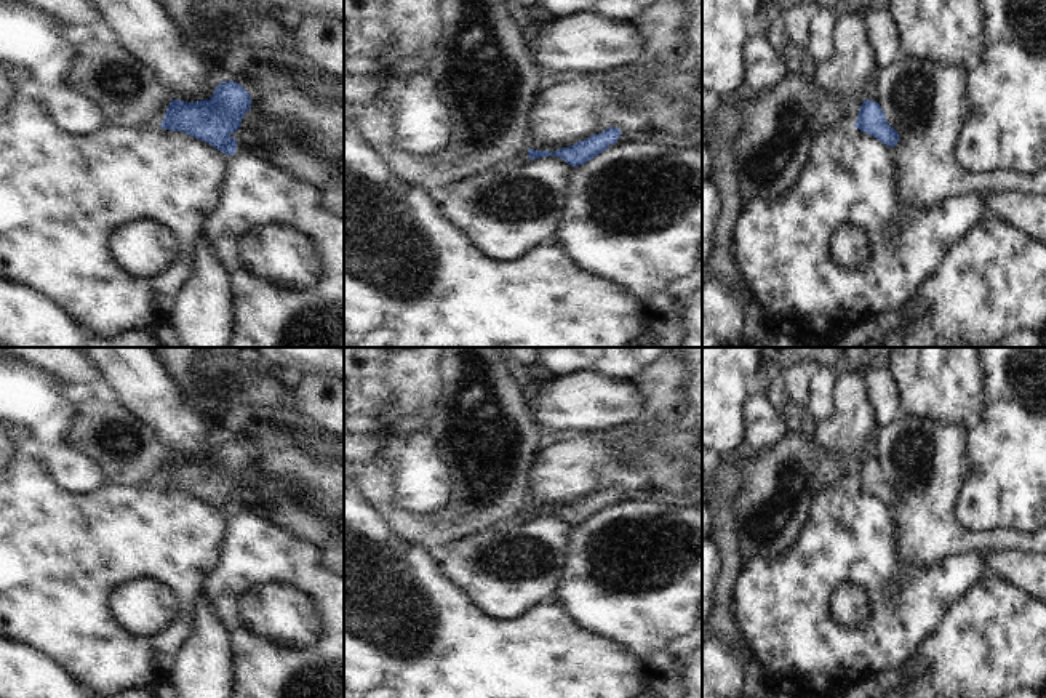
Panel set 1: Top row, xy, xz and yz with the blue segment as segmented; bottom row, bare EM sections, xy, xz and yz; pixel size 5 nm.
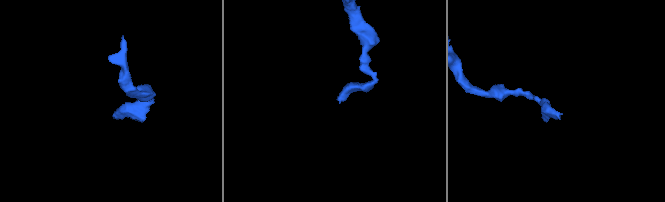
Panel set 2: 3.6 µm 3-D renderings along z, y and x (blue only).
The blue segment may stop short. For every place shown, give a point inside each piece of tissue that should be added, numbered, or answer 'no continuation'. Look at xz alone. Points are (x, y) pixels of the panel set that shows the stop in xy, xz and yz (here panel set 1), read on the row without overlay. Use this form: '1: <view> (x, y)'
no continuation

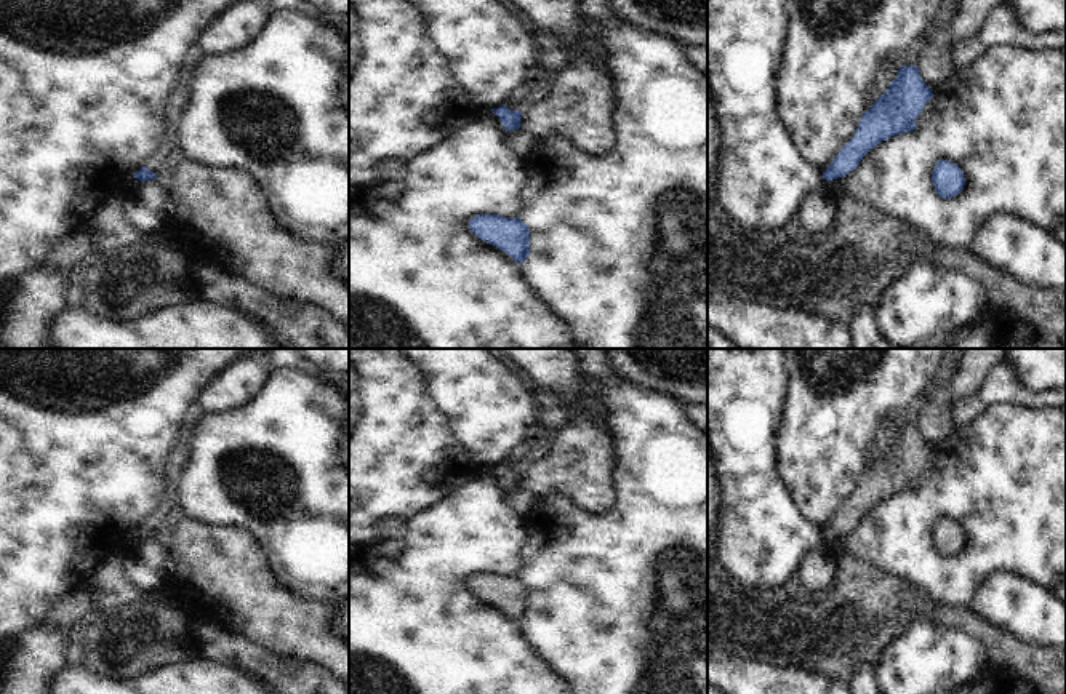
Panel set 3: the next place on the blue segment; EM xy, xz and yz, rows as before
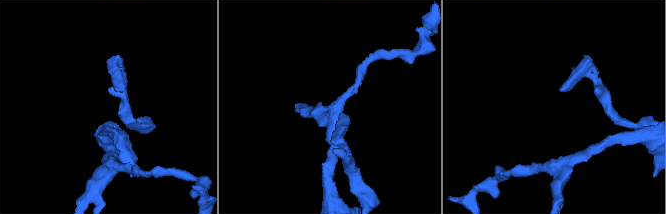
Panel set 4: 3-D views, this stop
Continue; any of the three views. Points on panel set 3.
no continuation

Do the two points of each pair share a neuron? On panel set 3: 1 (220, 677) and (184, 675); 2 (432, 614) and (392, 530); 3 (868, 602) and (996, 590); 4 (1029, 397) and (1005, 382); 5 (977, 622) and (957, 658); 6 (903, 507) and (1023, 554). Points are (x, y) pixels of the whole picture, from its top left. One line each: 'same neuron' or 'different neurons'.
1: same neuron
2: different neurons
3: different neurons
4: same neuron
5: different neurons
6: same neuron

